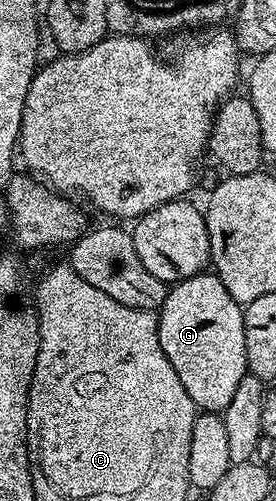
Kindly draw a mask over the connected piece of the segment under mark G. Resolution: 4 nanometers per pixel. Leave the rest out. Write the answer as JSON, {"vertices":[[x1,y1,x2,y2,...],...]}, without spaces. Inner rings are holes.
{"vertices":[[204,273,174,284,157,314,161,349,165,349,173,369,177,369,185,393,193,397,200,412,223,412,233,401,237,385,248,374,241,304,229,297,229,289,221,285,218,275]]}

